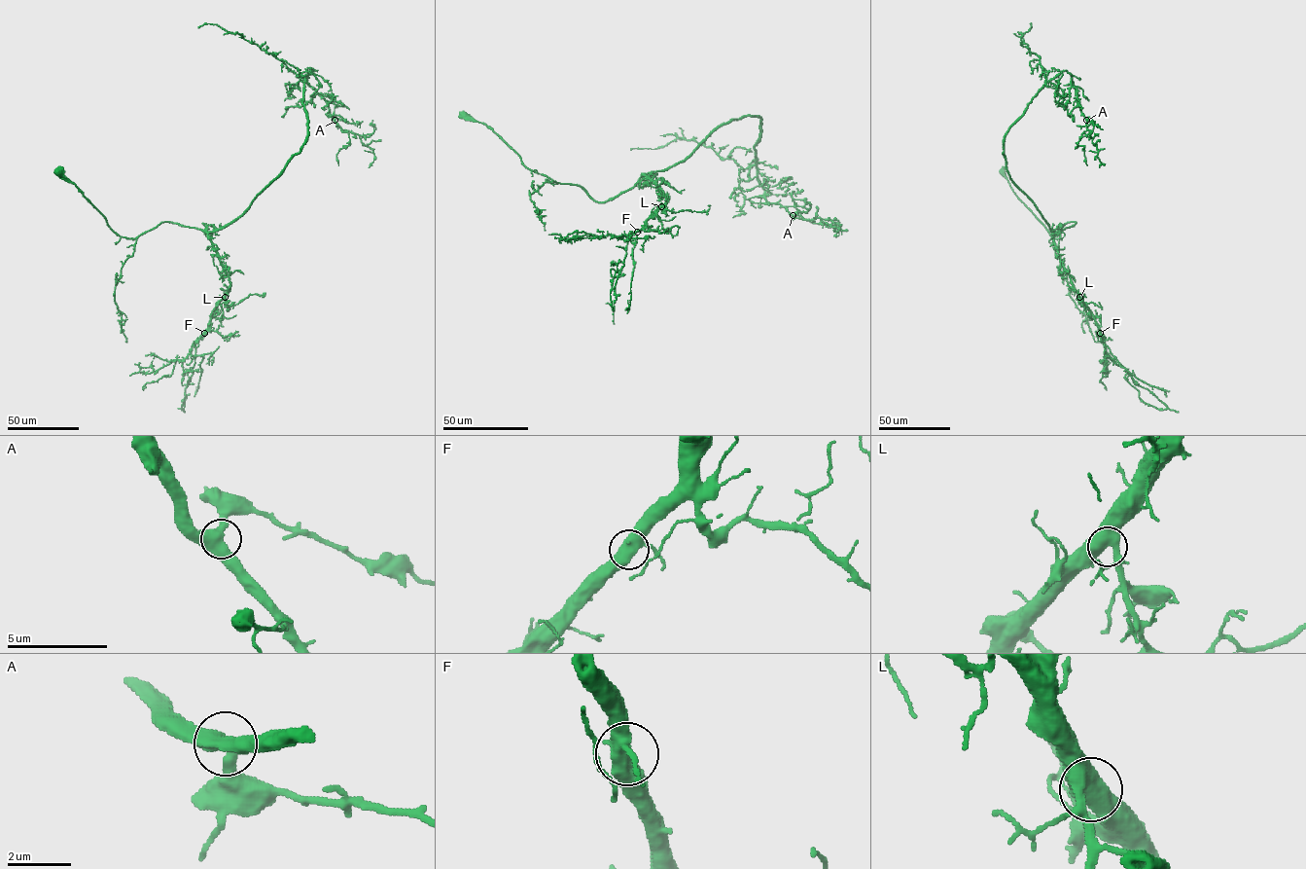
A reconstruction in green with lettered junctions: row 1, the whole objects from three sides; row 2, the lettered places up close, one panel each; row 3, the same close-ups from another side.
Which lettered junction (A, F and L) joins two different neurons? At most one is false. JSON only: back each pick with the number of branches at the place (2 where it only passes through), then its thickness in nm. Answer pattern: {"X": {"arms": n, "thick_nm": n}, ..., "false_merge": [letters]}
{"false_merge": []}

